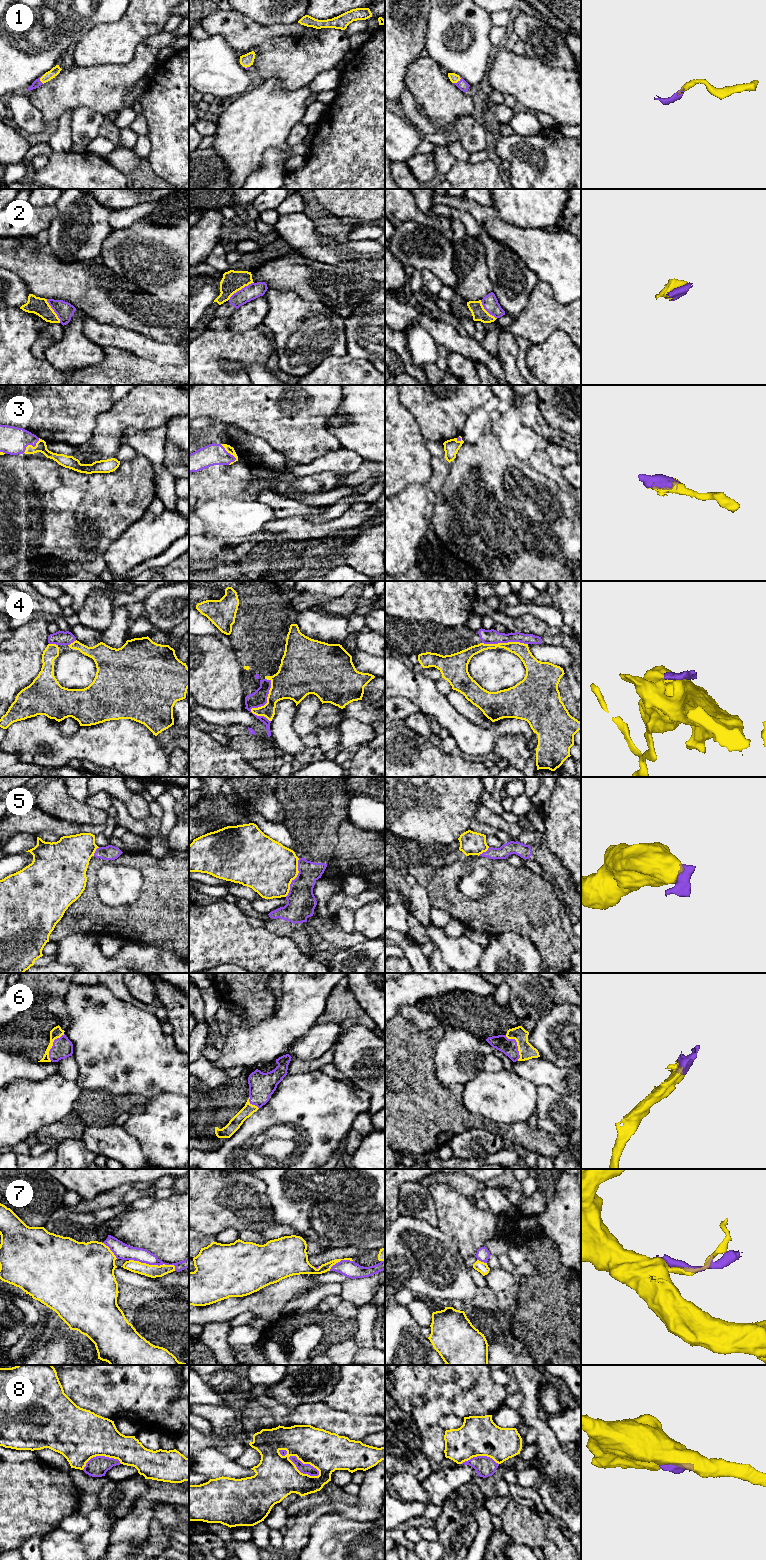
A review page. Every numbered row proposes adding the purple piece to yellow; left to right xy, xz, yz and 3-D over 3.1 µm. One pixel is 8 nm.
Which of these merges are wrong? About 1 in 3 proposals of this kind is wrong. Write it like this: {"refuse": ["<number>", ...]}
{"refuse": ["2", "4", "5", "7", "8"]}

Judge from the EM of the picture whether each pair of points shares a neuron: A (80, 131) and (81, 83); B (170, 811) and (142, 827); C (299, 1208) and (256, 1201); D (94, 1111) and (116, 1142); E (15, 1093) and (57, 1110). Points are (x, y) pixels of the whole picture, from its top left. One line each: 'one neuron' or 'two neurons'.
A: two neurons
B: two neurons
C: two neurons
D: two neurons
E: one neuron

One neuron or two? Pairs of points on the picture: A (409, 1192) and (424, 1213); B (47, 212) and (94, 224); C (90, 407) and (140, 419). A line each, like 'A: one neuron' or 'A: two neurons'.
A: one neuron
B: two neurons
C: two neurons

